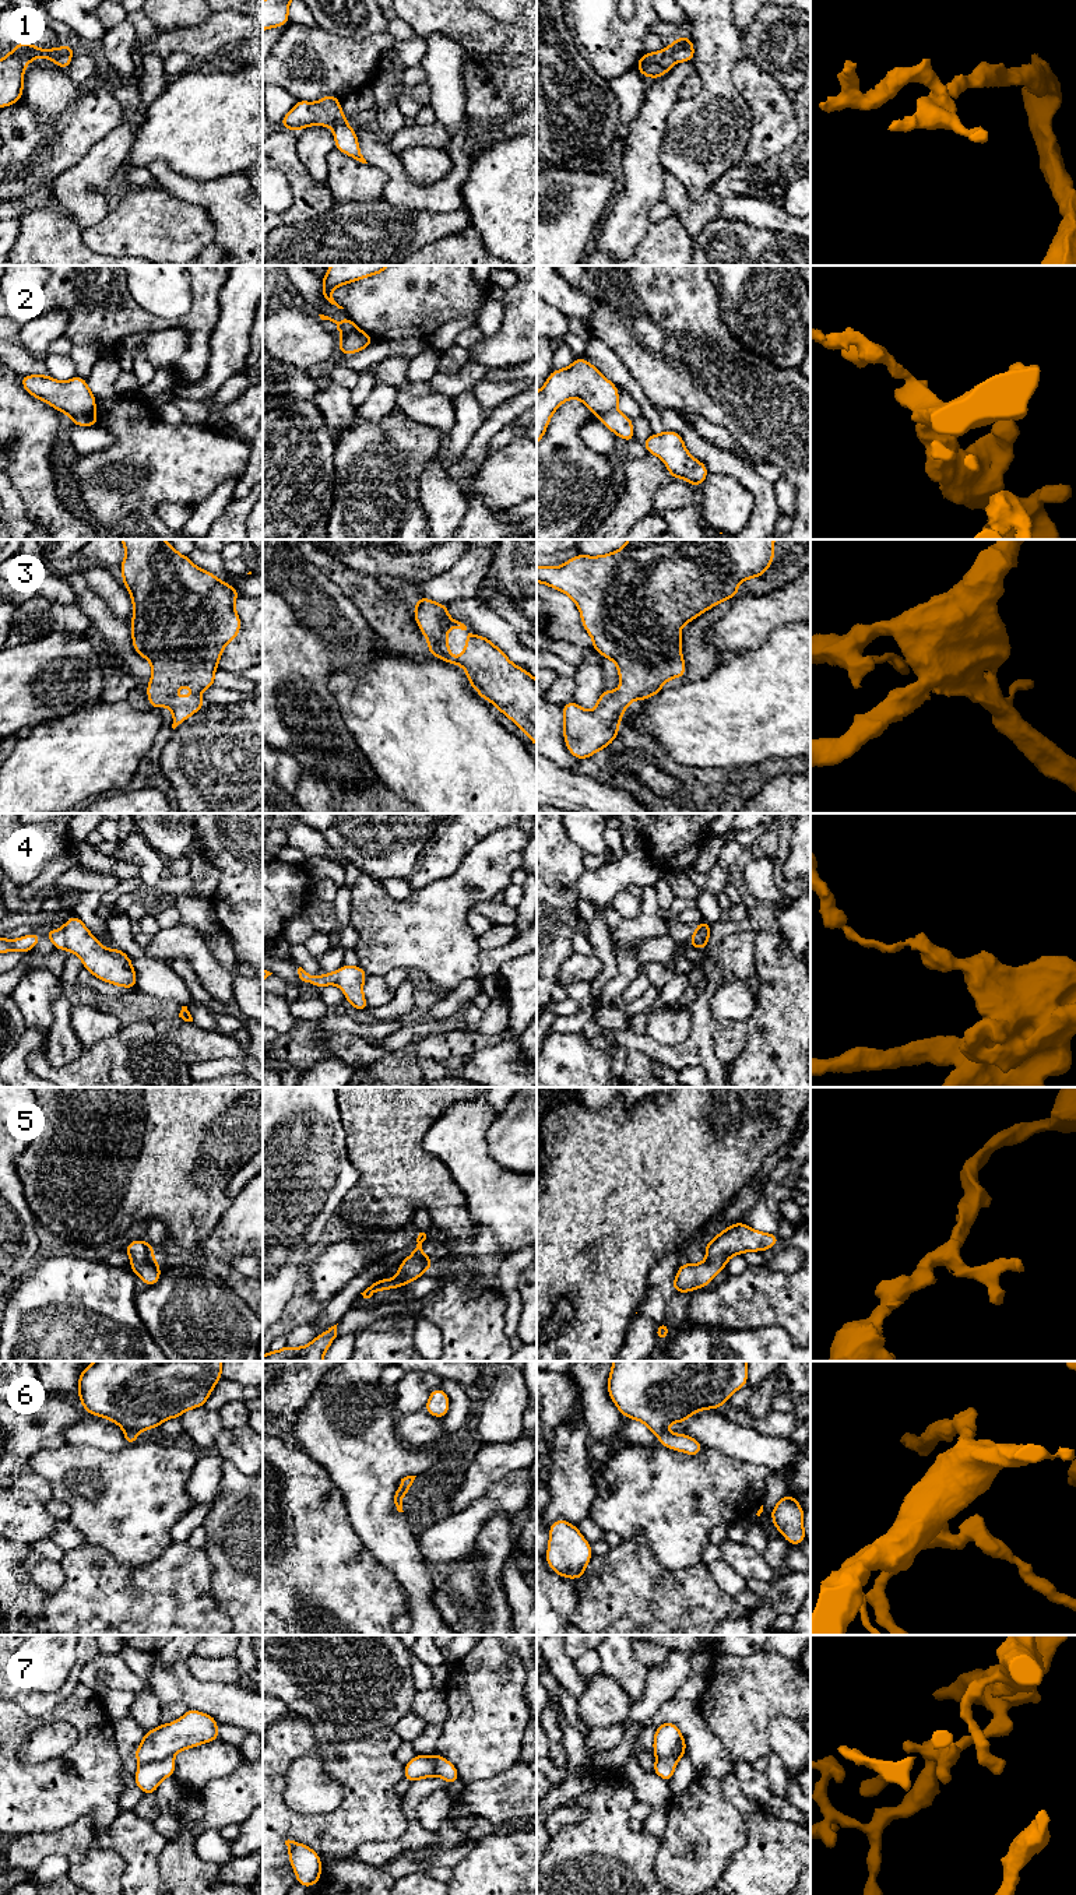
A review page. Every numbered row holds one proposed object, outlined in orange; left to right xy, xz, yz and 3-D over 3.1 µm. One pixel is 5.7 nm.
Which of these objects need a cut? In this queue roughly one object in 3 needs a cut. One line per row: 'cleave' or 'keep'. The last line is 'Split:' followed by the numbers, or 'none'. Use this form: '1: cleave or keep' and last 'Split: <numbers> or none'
1: keep
2: cleave
3: keep
4: cleave
5: keep
6: keep
7: keep
Split: 2, 4

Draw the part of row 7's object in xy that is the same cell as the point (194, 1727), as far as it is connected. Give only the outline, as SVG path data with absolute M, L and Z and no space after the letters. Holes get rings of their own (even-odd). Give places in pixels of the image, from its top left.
M190 1708L177 1720L144 1731L134 1751L140 1764L134 1773L136 1786L144 1794L154 1794L165 1778L175 1775L175 1754L217 1740L221 1740L217 1719Z

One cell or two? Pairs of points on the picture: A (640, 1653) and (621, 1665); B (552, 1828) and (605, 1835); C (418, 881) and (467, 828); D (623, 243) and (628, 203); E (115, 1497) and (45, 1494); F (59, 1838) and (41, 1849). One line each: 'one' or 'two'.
A: two
B: two
C: one
D: one
E: two
F: one

